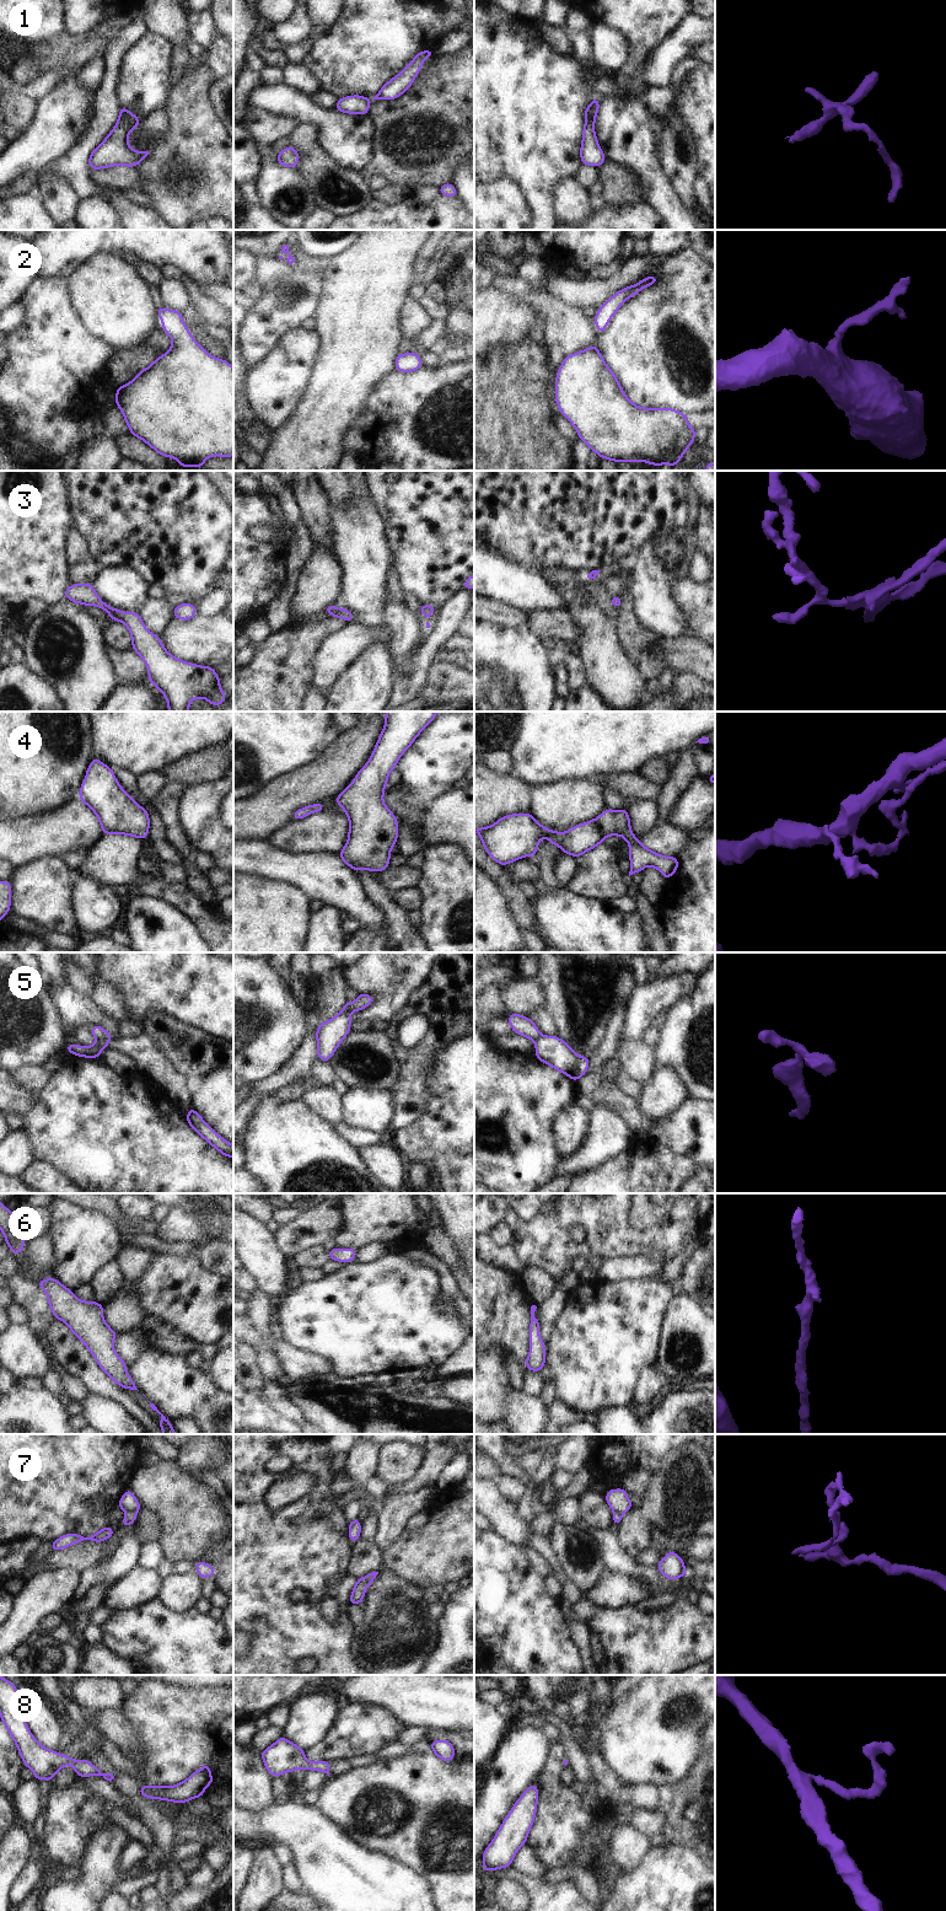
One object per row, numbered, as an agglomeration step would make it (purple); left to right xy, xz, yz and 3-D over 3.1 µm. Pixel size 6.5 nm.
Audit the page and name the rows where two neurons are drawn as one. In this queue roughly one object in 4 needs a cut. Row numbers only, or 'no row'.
5, 7

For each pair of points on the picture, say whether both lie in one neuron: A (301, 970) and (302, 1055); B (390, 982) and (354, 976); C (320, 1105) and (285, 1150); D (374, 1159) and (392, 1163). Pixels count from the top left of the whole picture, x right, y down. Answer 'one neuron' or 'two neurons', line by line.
A: two neurons
B: one neuron
C: two neurons
D: one neuron

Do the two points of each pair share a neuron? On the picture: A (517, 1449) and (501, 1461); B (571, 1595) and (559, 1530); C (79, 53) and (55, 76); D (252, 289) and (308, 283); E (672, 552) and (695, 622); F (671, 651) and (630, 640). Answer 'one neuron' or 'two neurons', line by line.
A: two neurons
B: two neurons
C: two neurons
D: two neurons
E: two neurons
F: two neurons

